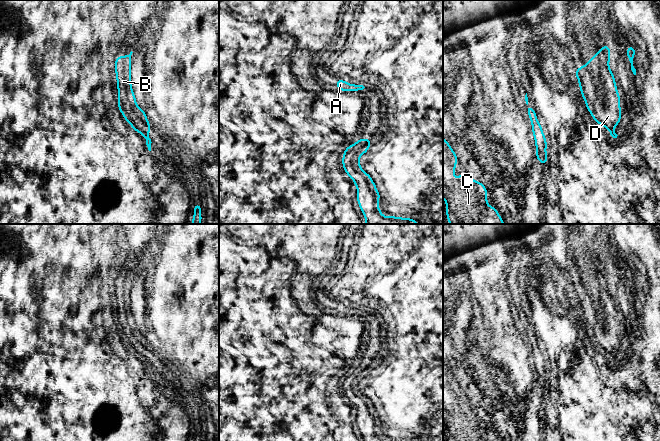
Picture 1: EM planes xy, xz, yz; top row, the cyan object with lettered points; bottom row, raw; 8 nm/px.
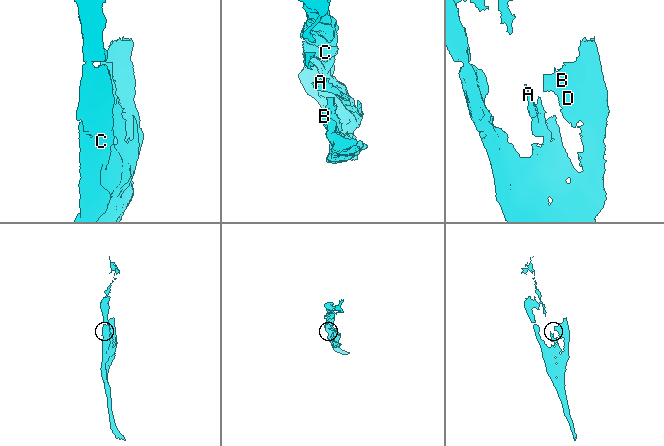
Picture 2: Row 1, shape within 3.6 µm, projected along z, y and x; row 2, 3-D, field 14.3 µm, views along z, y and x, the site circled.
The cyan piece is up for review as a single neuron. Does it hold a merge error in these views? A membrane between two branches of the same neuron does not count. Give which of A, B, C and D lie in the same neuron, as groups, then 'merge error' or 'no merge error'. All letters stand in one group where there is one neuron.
A B C D; no merge error

